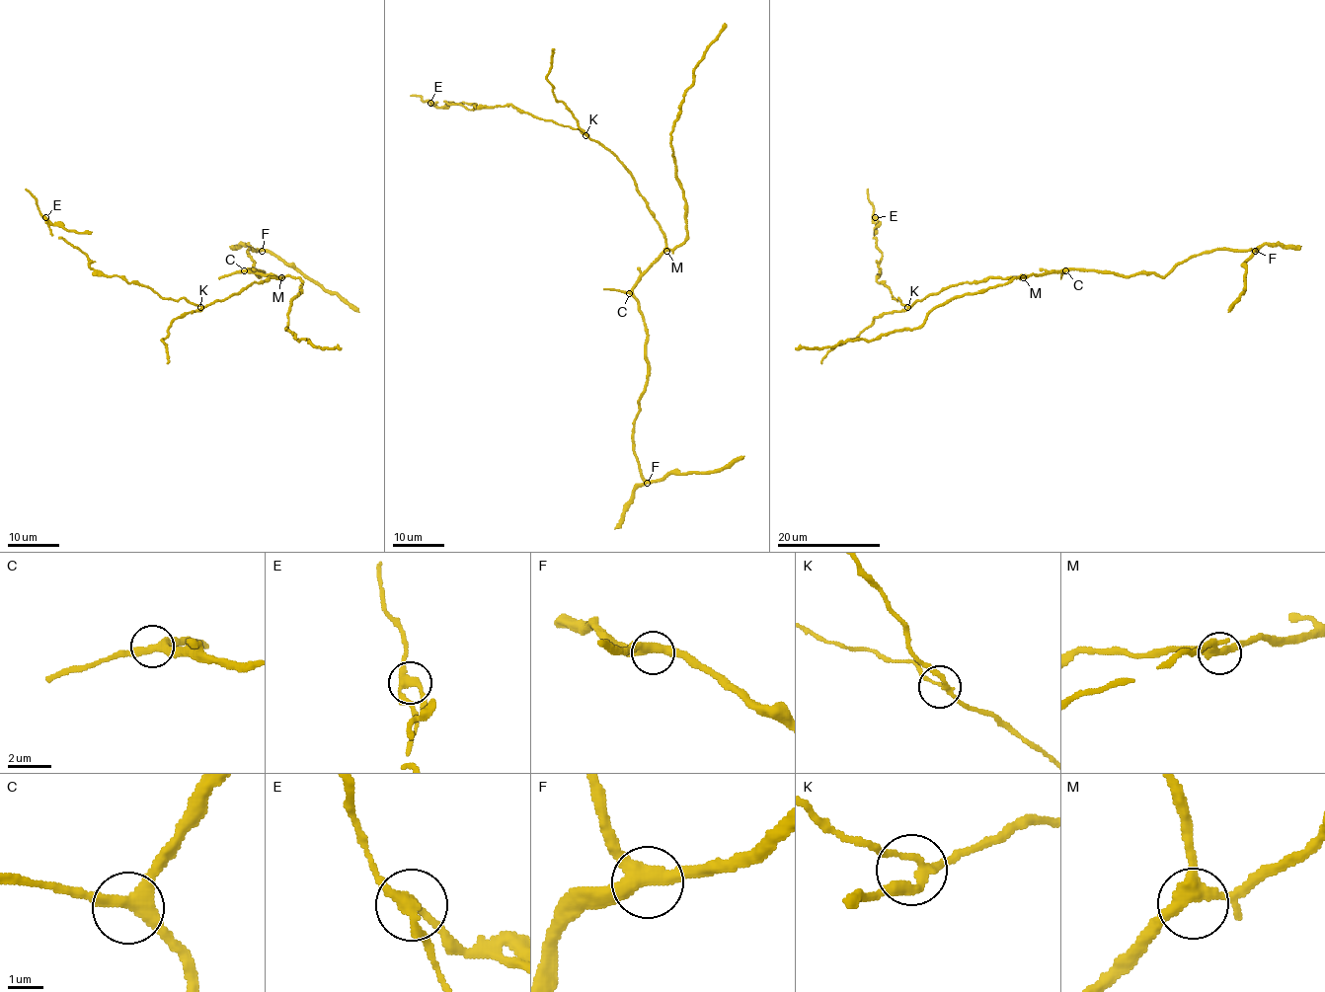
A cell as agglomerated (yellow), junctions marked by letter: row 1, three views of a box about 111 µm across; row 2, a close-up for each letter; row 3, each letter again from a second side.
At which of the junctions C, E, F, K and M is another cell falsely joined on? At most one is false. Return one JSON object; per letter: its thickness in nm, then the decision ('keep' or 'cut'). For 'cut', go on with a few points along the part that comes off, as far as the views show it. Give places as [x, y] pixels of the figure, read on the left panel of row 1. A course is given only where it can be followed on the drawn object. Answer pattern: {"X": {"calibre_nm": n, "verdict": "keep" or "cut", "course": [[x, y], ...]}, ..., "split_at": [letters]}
{"C": {"calibre_nm": 360, "verdict": "keep"}, "E": {"calibre_nm": 280, "verdict": "cut", "course": [[45, 217], [69, 230], [92, 231]]}, "F": {"calibre_nm": 400, "verdict": "keep"}, "K": {"calibre_nm": 190, "verdict": "keep"}, "M": {"calibre_nm": 320, "verdict": "keep"}, "split_at": ["E"]}

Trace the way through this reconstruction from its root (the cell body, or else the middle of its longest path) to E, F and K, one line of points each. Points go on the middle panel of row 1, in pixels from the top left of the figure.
E: (665, 243), (632, 174), (578, 128), (544, 120), (510, 104), (467, 110), (447, 102), (430, 103)
F: (665, 243), (665, 251), (633, 289), (647, 335), (647, 383), (639, 399), (633, 442), (641, 476), (647, 483)
K: (665, 243), (665, 235), (632, 174), (612, 153), (585, 135)

